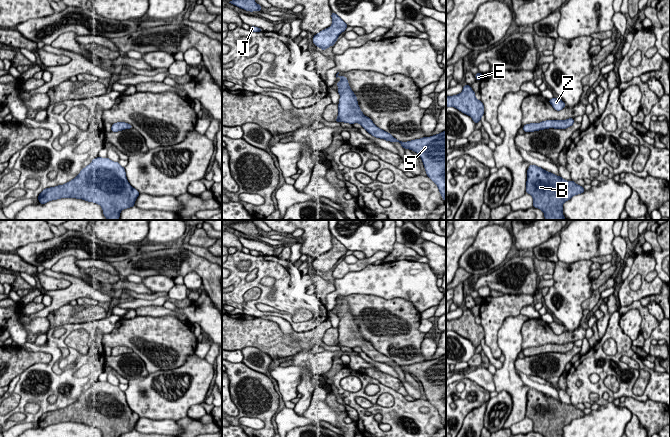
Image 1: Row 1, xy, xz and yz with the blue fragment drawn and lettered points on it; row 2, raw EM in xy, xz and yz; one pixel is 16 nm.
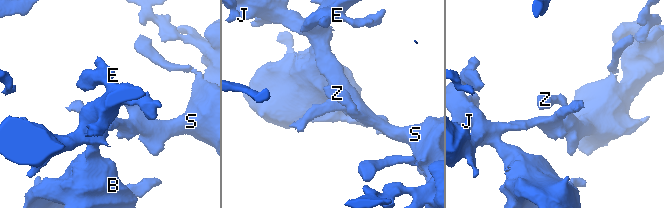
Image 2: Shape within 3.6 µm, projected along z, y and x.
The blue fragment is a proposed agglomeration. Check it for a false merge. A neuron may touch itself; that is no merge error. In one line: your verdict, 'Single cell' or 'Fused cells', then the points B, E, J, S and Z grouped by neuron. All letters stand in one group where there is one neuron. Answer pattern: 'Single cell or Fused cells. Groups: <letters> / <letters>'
Single cell. Groups: B E J S Z

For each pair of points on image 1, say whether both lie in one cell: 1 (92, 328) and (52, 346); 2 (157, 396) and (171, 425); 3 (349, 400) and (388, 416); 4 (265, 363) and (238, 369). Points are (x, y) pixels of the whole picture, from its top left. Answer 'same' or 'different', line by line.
1: same
2: different
3: same
4: different

